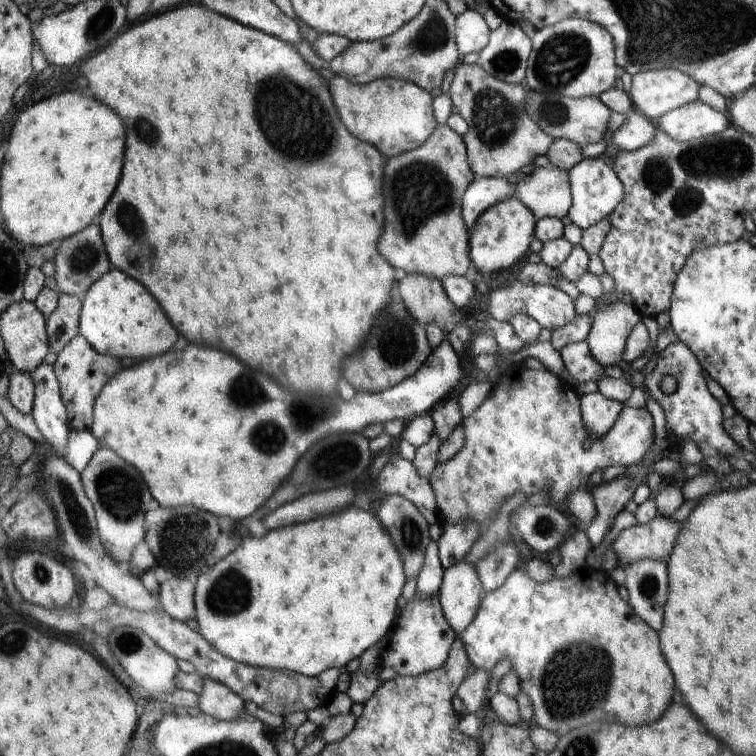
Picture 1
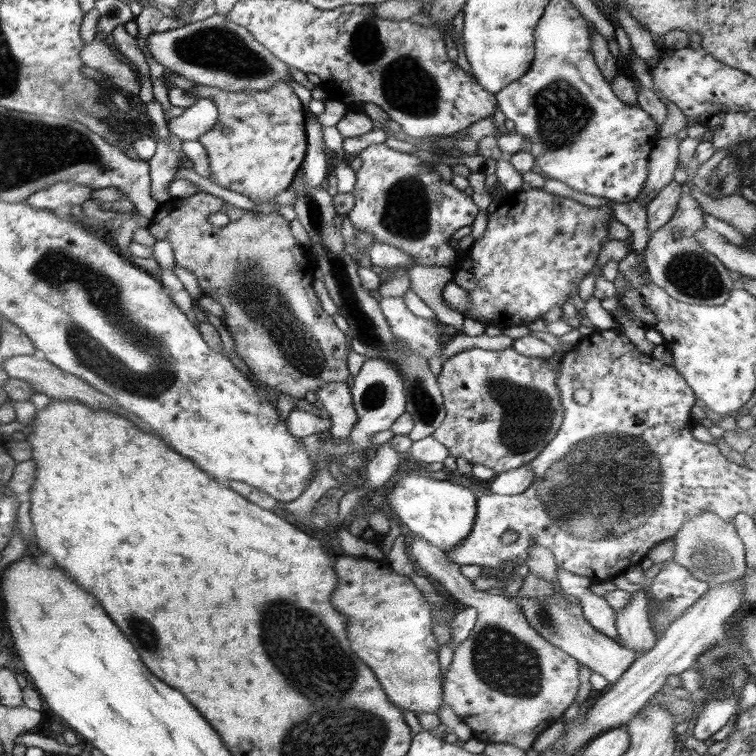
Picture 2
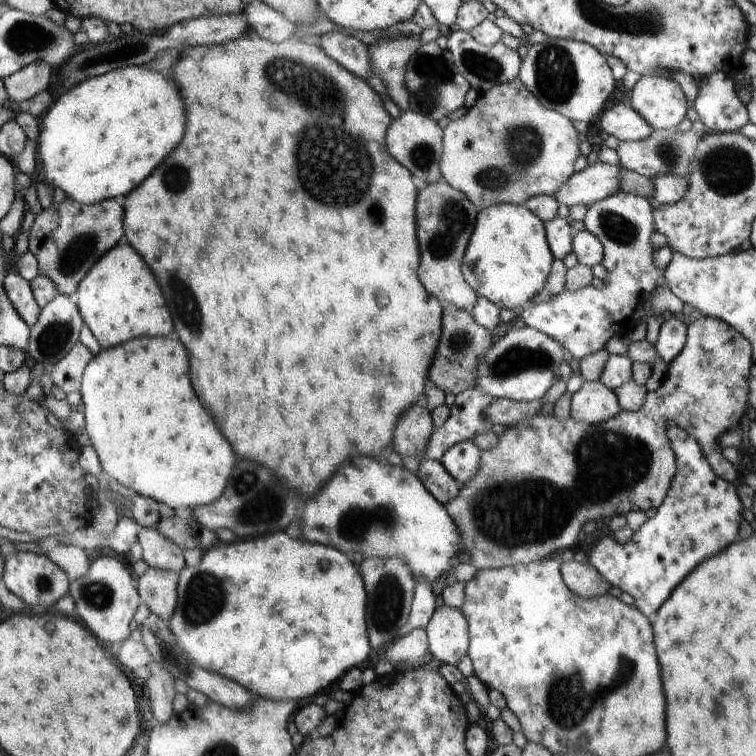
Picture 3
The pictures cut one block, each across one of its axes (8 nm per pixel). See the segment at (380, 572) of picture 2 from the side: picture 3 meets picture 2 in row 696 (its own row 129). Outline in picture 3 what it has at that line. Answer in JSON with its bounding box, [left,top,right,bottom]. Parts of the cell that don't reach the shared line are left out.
[385,111,443,186]

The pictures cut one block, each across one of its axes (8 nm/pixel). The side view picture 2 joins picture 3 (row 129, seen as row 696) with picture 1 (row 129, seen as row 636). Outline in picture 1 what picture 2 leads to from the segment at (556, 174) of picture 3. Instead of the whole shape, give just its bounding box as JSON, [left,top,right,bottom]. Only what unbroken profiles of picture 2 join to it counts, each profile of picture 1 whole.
[450,65,556,178]

